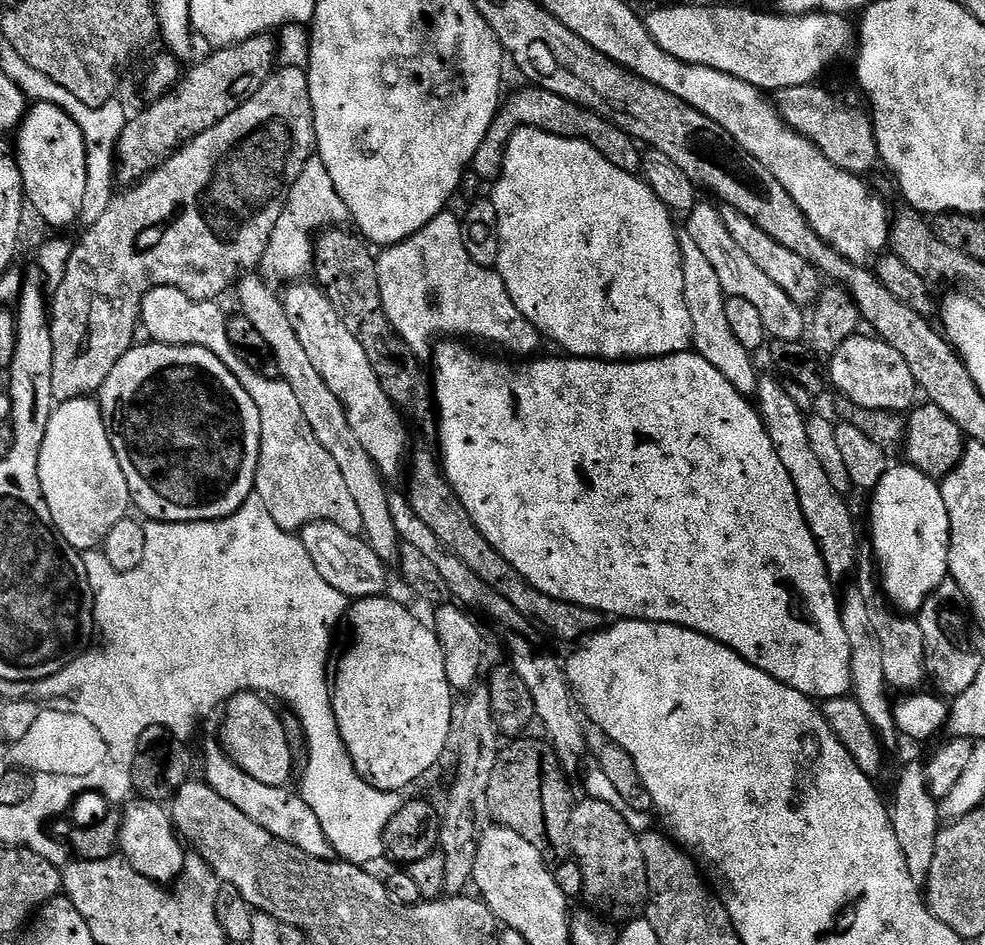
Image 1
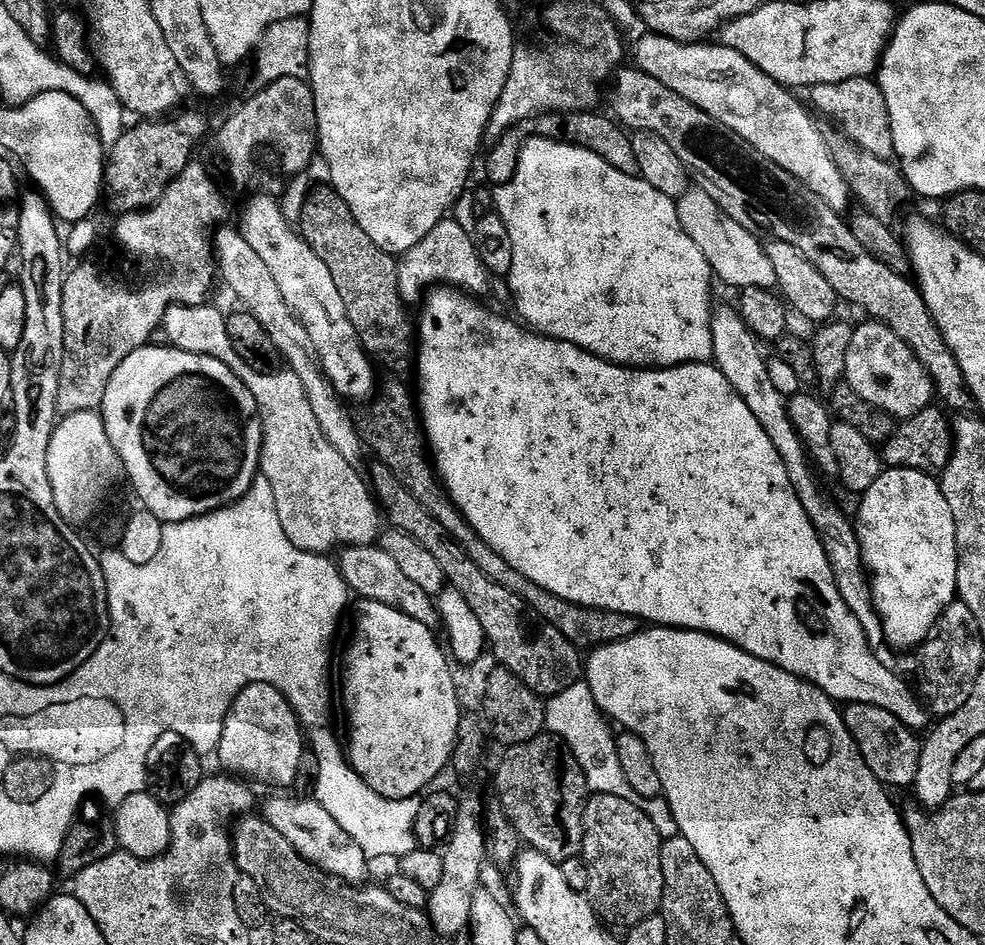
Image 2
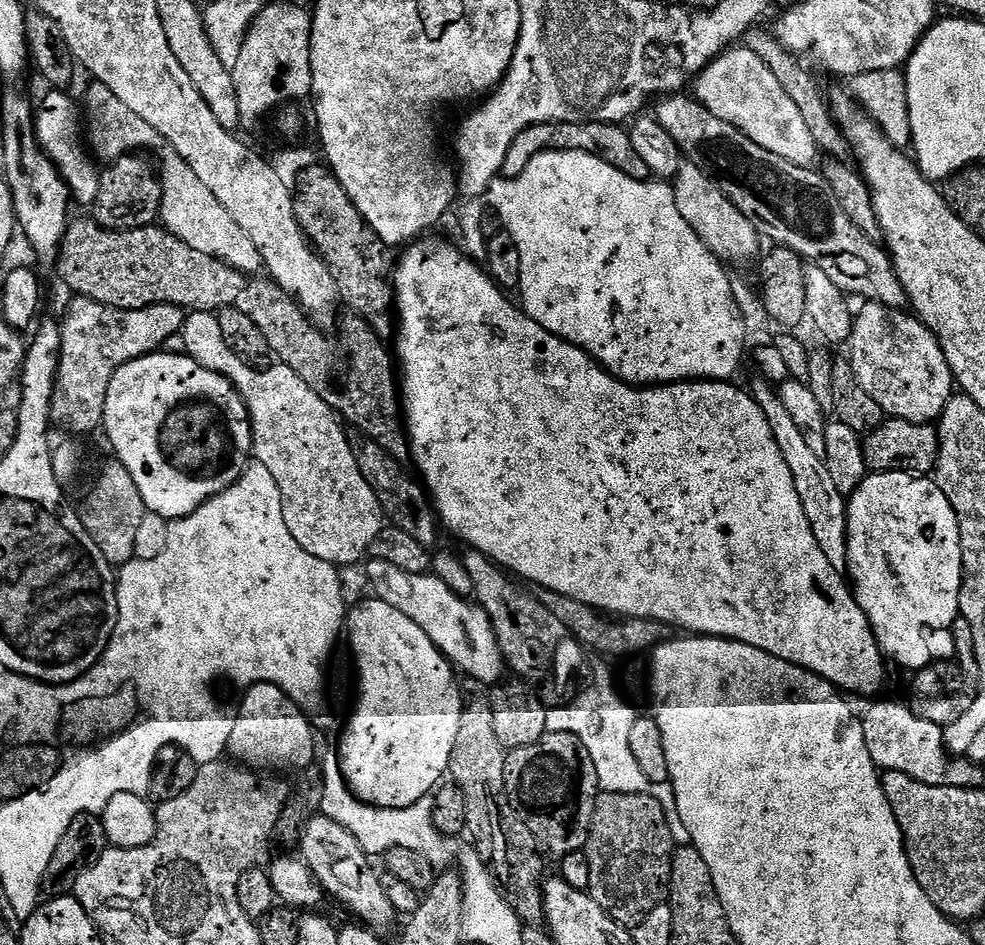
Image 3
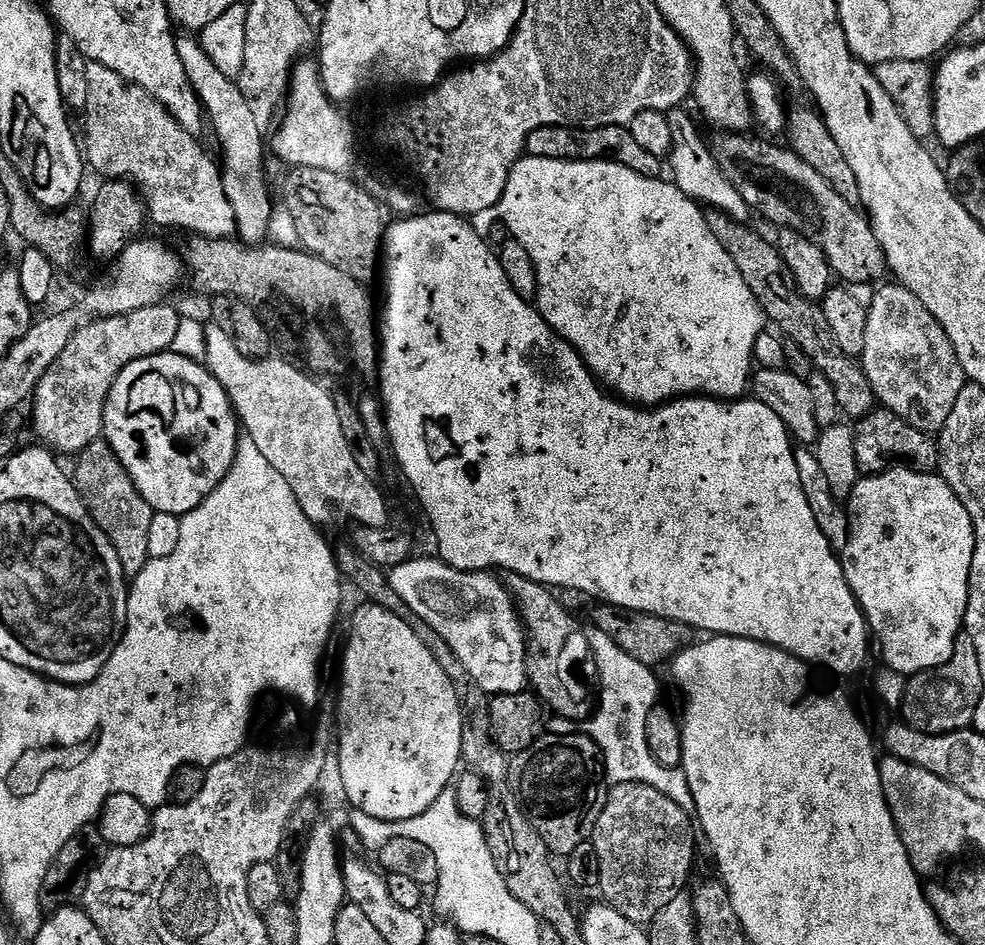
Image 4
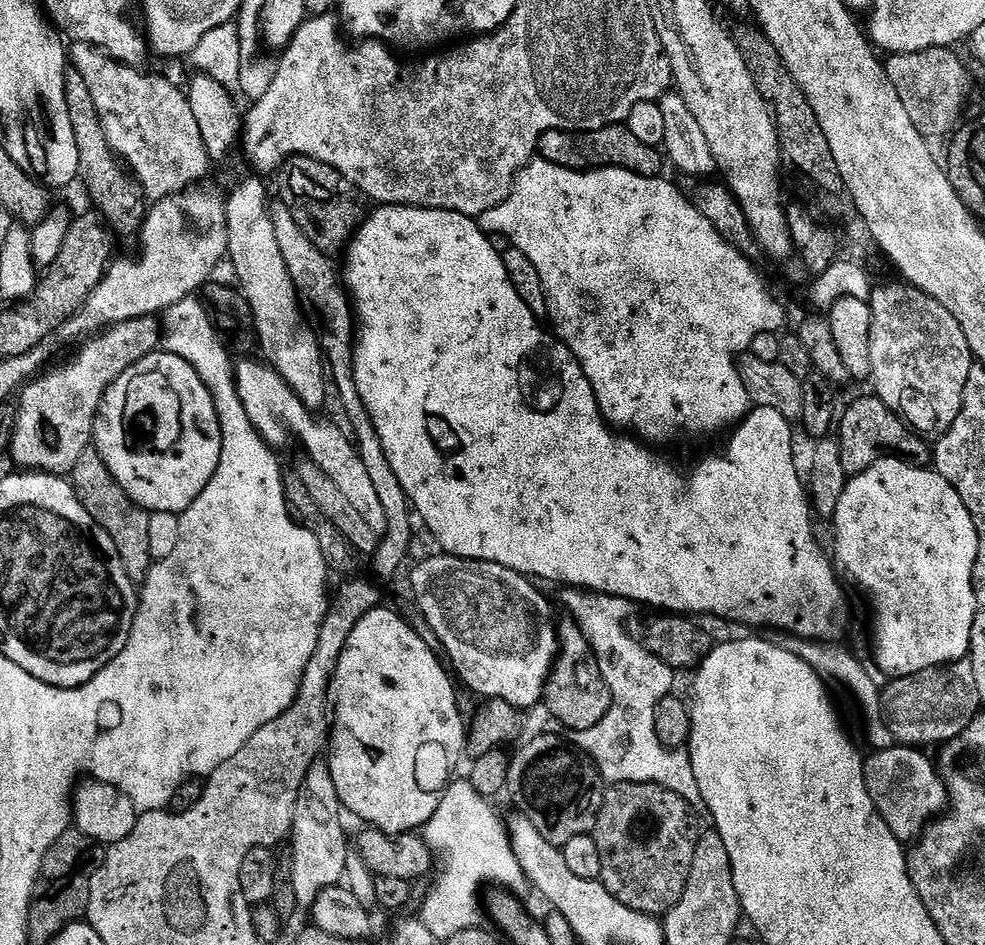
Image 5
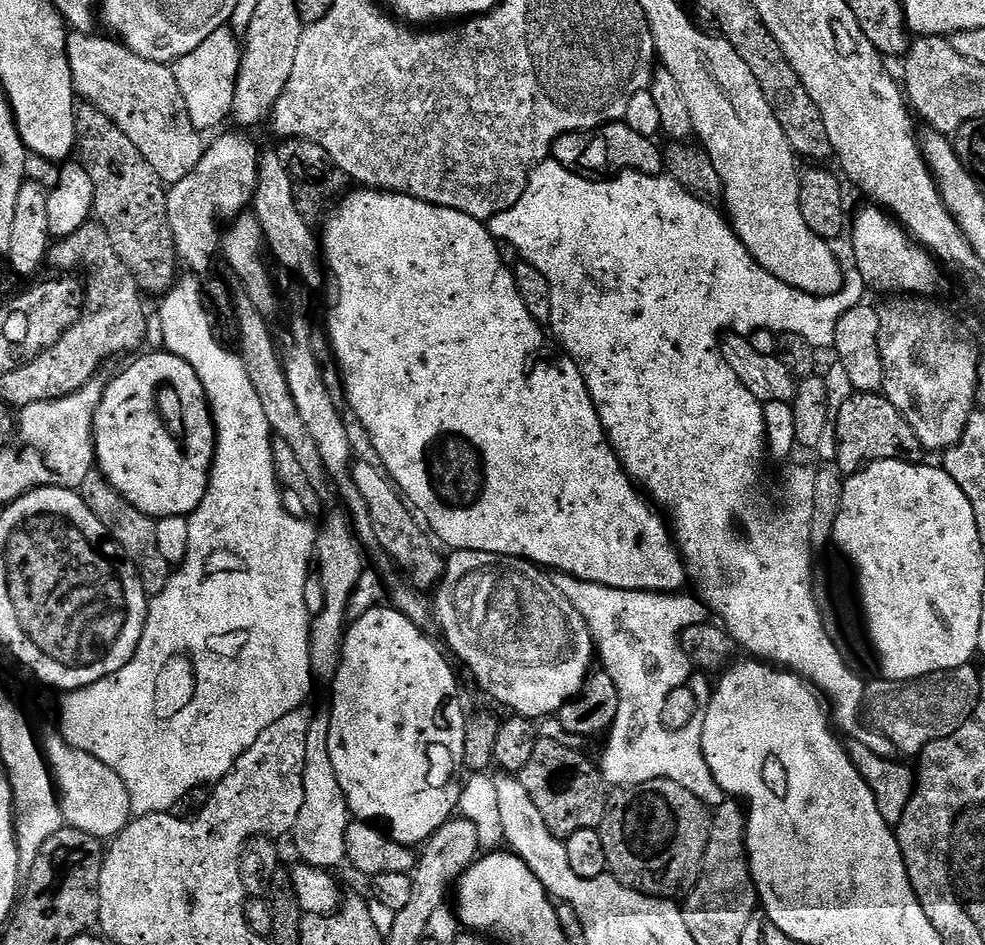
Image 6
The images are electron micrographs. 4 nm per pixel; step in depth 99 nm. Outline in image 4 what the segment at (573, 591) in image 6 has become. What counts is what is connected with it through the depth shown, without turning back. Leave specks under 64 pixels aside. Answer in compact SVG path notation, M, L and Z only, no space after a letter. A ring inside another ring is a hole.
M595 626L589 627L587 634L590 660L593 665L596 663L601 692L600 709L593 714L586 734L596 743L603 775L605 772L612 784L645 784L666 794L675 804L687 805L690 797L683 771L658 763L644 741L647 715L661 699L660 684L655 676L657 673L638 662L638 658L630 658L626 650L619 648L606 633Z

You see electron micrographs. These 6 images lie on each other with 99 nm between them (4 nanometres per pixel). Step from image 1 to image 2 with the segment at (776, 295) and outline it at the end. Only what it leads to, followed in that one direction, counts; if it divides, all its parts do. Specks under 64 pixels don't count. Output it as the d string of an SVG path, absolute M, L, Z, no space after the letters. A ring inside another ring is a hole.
M689 187L688 192L676 201L676 209L682 230L686 230L686 234L694 238L694 246L698 246L702 254L706 254L706 262L719 283L721 280L735 290L777 287L774 265L770 263L765 245L760 245L761 237L738 226L738 222L734 222L734 218L730 218L730 214L726 214L726 210L722 210L722 206L718 206L718 202L714 202L714 198L706 194L706 190Z

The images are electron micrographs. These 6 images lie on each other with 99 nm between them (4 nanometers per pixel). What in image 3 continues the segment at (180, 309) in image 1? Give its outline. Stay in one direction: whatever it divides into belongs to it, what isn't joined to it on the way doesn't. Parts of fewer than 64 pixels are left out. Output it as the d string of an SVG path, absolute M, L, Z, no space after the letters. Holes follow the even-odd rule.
M192 312L185 319L182 329L184 352L197 360L206 370L214 370L222 374L238 390L242 402L246 402L248 417L252 423L252 450L255 463L266 466L270 470L274 482L278 482L278 490L282 490L282 518L286 518L286 530L294 534L294 542L302 546L314 558L322 558L322 562L343 566L356 564L365 559L366 551L371 549L374 538L380 536L386 526L381 503L374 495L374 490L362 478L358 470L358 462L354 462L354 454L350 450L348 432L334 409L326 406L302 378L286 365L276 362L271 368L252 368L230 346L226 346L226 338L222 338L222 326L219 315L211 312Z

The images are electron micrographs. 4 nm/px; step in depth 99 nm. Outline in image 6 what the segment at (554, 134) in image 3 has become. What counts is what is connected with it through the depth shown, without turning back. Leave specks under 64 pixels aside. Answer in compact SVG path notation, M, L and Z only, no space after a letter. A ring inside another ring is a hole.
M623 122L614 124L603 124L600 128L591 128L588 132L571 132L570 134L562 134L552 144L552 151L550 153L551 159L558 161L566 170L570 170L579 176L587 176L589 178L612 178L622 172L640 172L644 176L659 176L665 171L664 154L661 145L656 145L657 141L651 136L643 136L638 134L635 130L630 130L630 126L626 126Z

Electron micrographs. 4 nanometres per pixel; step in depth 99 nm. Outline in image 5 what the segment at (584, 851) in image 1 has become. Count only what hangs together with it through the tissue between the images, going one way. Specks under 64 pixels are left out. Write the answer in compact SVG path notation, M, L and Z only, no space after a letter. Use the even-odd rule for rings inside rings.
M612 784L604 793L602 810L596 819L594 837L602 862L599 881L622 906L647 916L663 917L682 898L694 862L698 831L692 825L693 805L661 784Z

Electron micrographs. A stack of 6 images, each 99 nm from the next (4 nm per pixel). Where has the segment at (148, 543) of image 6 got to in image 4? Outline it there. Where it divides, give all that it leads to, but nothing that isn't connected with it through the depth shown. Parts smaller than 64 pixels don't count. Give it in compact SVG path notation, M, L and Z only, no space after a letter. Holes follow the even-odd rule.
M102 438L95 440L90 446L84 448L75 460L77 460L76 466L74 470L72 469L70 478L83 504L83 512L111 542L112 552L121 575L131 580L145 568L149 561L146 550L147 519L142 518L135 509L143 509L144 500L141 499L128 472L114 456L106 440Z

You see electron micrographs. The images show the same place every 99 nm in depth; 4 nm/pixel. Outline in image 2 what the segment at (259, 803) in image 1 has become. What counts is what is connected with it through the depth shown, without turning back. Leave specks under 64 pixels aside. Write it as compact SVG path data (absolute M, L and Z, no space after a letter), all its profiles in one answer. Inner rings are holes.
M278 794L278 797L270 799L262 811L263 819L280 834L308 862L324 873L345 881L347 884L363 885L368 874L370 858L360 846L335 821L326 808L321 806L314 798L308 800L296 800L288 797L288 794Z

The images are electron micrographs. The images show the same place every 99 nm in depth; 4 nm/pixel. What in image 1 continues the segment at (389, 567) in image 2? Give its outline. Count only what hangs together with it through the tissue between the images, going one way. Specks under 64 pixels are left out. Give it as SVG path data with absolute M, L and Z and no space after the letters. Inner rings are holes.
M329 520L311 523L301 529L300 539L307 546L315 568L322 578L330 582L343 596L349 598L363 598L366 596L382 596L388 588L387 563L368 544L368 542L353 532Z

